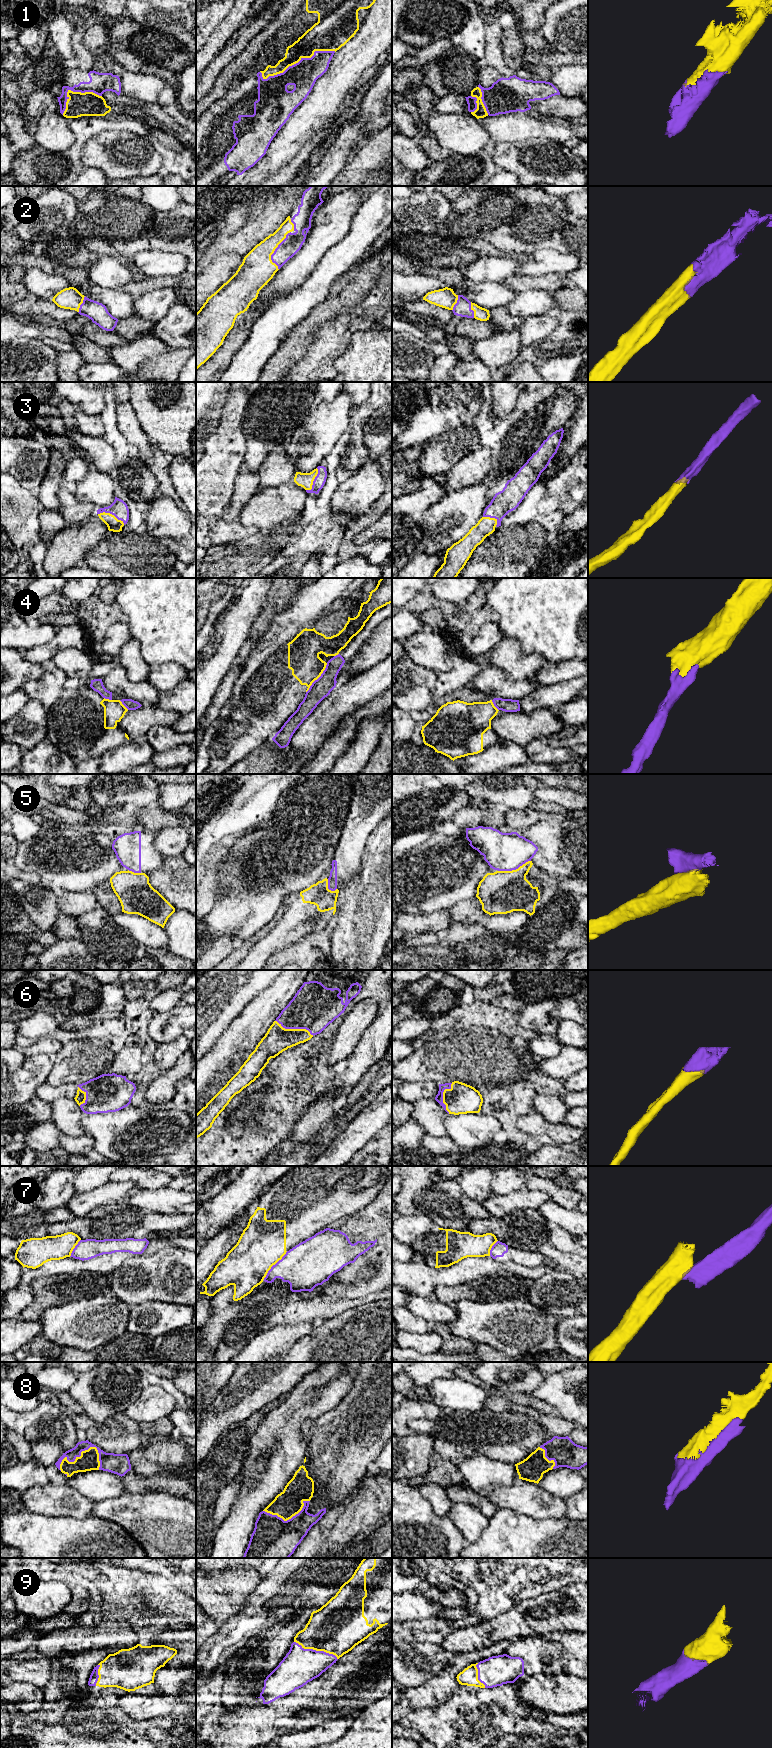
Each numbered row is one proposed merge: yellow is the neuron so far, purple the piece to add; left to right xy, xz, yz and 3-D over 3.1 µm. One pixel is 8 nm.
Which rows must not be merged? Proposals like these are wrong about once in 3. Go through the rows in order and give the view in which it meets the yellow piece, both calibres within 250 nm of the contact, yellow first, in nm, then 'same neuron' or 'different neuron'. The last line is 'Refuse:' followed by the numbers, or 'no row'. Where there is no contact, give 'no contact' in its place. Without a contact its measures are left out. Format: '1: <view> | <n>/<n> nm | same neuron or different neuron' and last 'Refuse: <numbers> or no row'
1: xz | 200/220 nm | same neuron
2: xz | 280/150 nm | same neuron
3: xy | 110/140 nm | same neuron
4: xz | 260/160 nm | different neuron
5: yz | 340/300 nm | different neuron
6: xz | 200/360 nm | same neuron
7: xz | 380/360 nm | different neuron
8: xy | 160/130 nm | same neuron
9: xz | 420/280 nm | same neuron
Refuse: 4, 5, 7

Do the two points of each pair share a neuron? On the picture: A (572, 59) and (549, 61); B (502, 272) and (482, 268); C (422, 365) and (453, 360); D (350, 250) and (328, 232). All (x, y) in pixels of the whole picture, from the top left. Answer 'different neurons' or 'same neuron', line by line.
A: same neuron
B: same neuron
C: different neurons
D: different neurons

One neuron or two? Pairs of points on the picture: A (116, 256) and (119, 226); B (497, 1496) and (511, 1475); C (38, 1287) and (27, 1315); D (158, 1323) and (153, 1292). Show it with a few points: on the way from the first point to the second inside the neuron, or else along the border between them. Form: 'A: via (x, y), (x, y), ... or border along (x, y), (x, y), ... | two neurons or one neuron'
A: border along (96, 237), (108, 241), (118, 240) | two neurons
B: border along (519, 1479), (511, 1485), (498, 1486), (487, 1495) | two neurons
C: via (38, 1294), (38, 1304), (34, 1308) | one neuron
D: border along (163, 1302), (144, 1301), (132, 1306) | two neurons

